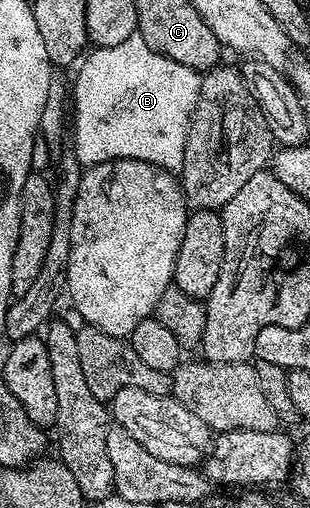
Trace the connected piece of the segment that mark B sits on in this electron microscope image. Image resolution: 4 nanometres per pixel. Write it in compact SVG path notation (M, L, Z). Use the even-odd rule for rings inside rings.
M138 37L121 41L121 45L95 47L92 52L91 56L88 54L78 64L79 76L75 79L75 85L73 81L73 154L83 165L111 163L117 159L142 159L144 163L158 165L160 170L169 173L180 172L189 126L200 93L200 74L181 65L180 62L171 61L164 55L150 50L149 45L145 45L145 41Z

